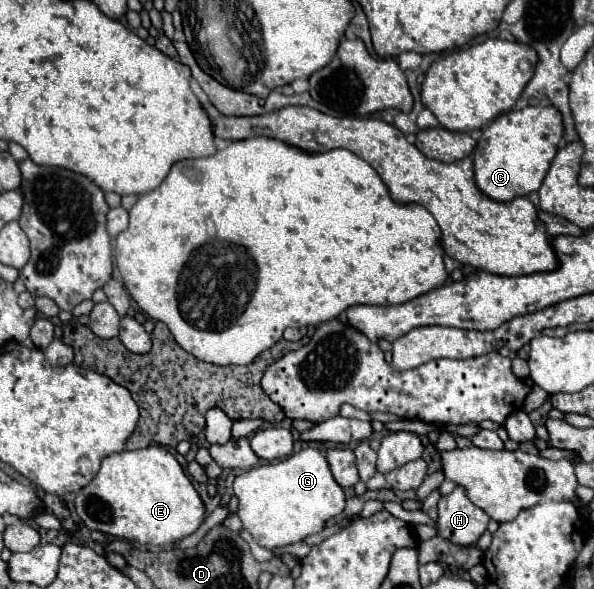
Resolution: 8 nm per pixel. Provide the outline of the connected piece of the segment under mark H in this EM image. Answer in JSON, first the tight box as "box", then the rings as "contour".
{"box":[437,486,489,546],"contour":[[[457,486],[451,494],[441,496],[437,518],[437,530],[441,538],[459,546],[473,546],[487,530],[487,522],[489,516],[471,500],[467,500],[463,488]]]}

